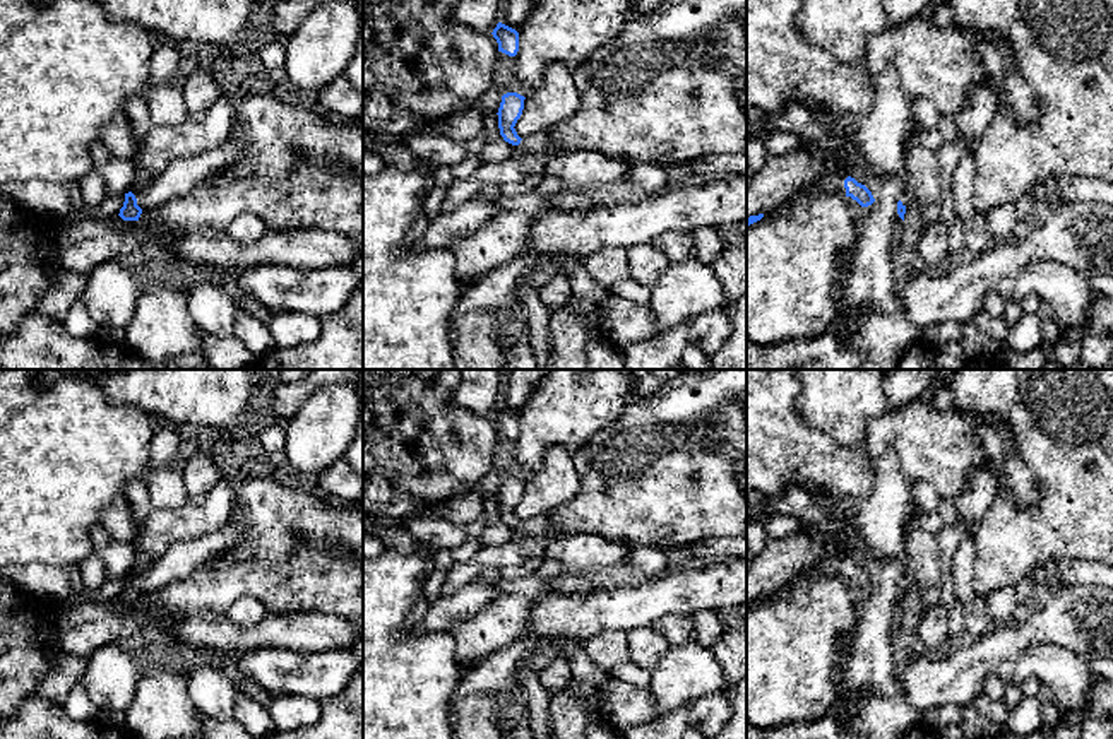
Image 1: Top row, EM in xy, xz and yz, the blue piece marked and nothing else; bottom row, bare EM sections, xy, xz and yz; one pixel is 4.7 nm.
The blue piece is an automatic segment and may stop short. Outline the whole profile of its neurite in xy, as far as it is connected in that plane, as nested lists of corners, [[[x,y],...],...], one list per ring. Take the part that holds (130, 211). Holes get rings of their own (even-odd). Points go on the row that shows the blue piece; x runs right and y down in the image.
[[[236,127],[223,145],[193,157],[171,161],[144,193],[125,193],[118,216],[123,221],[139,221],[144,210],[188,193],[199,181],[228,168],[243,147],[243,140],[243,132]]]

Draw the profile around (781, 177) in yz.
[[[810,147],[769,156],[747,185],[747,217],[772,212],[800,190],[824,185],[832,171],[846,173],[853,161],[854,156],[824,156]]]

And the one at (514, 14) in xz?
[[[503,0],[503,10],[500,22],[519,33],[527,15],[538,5],[539,0]]]

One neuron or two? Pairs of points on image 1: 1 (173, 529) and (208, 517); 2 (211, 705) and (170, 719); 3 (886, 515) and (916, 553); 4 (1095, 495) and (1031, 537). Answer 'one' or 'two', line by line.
1: one
2: two
3: two
4: one

